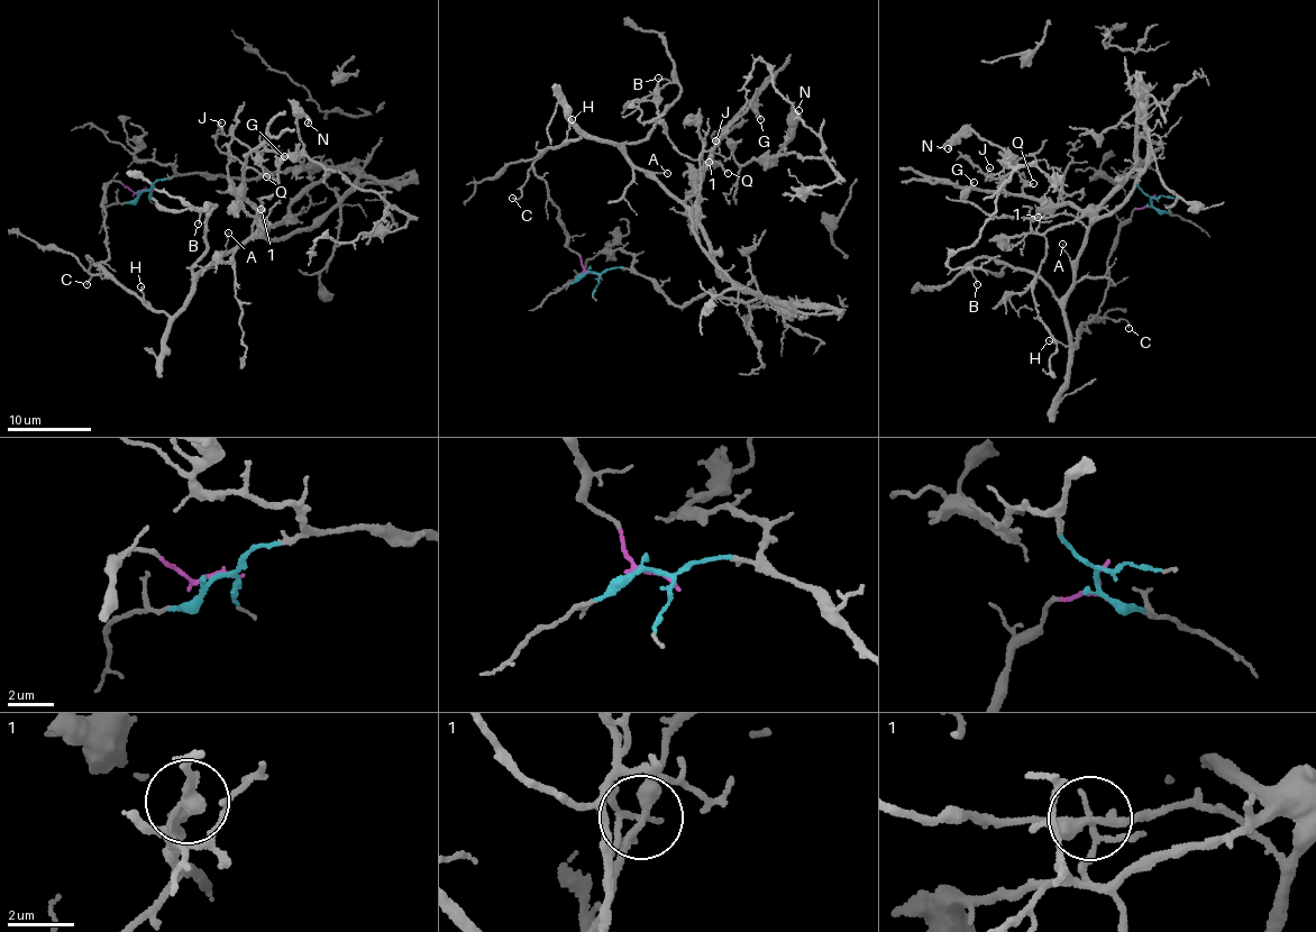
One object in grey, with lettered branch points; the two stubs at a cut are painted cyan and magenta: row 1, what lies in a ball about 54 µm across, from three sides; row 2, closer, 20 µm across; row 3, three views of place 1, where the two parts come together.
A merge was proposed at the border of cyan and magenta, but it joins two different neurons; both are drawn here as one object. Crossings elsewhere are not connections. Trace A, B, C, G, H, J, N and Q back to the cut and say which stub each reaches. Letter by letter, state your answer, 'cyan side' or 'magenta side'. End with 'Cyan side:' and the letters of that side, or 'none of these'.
A: magenta side
B: magenta side
C: magenta side
G: magenta side
H: magenta side
J: cyan side
N: cyan side
Q: cyan side
Cyan side: J, N, Q

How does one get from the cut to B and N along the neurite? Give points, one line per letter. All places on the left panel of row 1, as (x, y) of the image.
B: (144, 191), (112, 181), (103, 189), (108, 257), (94, 263), (171, 316), (207, 249), (215, 207), (199, 224)
N: (144, 191), (181, 175), (322, 164), (284, 220), (259, 218), (241, 170), (292, 154), (296, 110), (308, 122)

